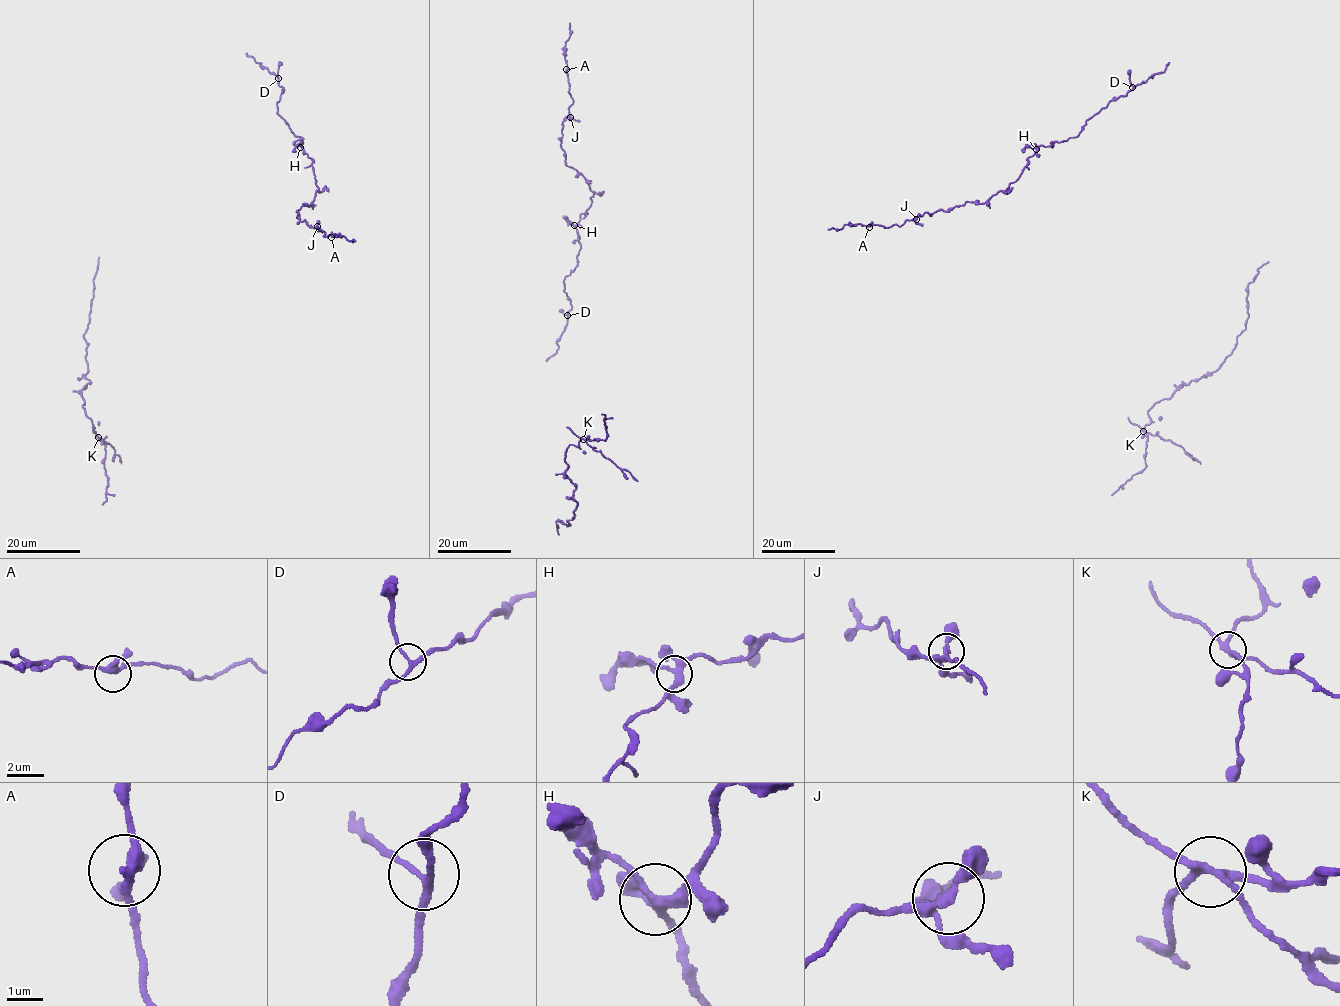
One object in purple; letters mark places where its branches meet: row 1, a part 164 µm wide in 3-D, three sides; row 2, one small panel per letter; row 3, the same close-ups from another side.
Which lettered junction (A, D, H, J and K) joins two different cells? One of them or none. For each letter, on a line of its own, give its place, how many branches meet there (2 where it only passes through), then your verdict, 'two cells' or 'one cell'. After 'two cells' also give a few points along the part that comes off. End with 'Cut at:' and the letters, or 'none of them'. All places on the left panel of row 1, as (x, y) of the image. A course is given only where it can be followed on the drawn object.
A: at (331, 237); 4 branches meet; one cell
D: at (278, 78); 3 branches meet; one cell
H: at (300, 147); 4 branches meet; one cell
J: at (317, 226); 3 branches meet; one cell
K: at (98, 437); 4 branches meet; two cells; foreign part runs (98, 437), (111, 444), (121, 463)
Cut at: K

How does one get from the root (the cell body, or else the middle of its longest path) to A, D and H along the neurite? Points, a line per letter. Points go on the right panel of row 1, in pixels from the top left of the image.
A: (1165, 70), (1108, 102), (1076, 137), (1039, 147), (1018, 179), (984, 203), (924, 212), (900, 226), (869, 227)
D: (1165, 70), (1132, 87)
H: (1165, 70), (1151, 75), (1145, 82), (1137, 84), (1126, 95), (1108, 102), (1088, 119), (1076, 137), (1036, 149)

